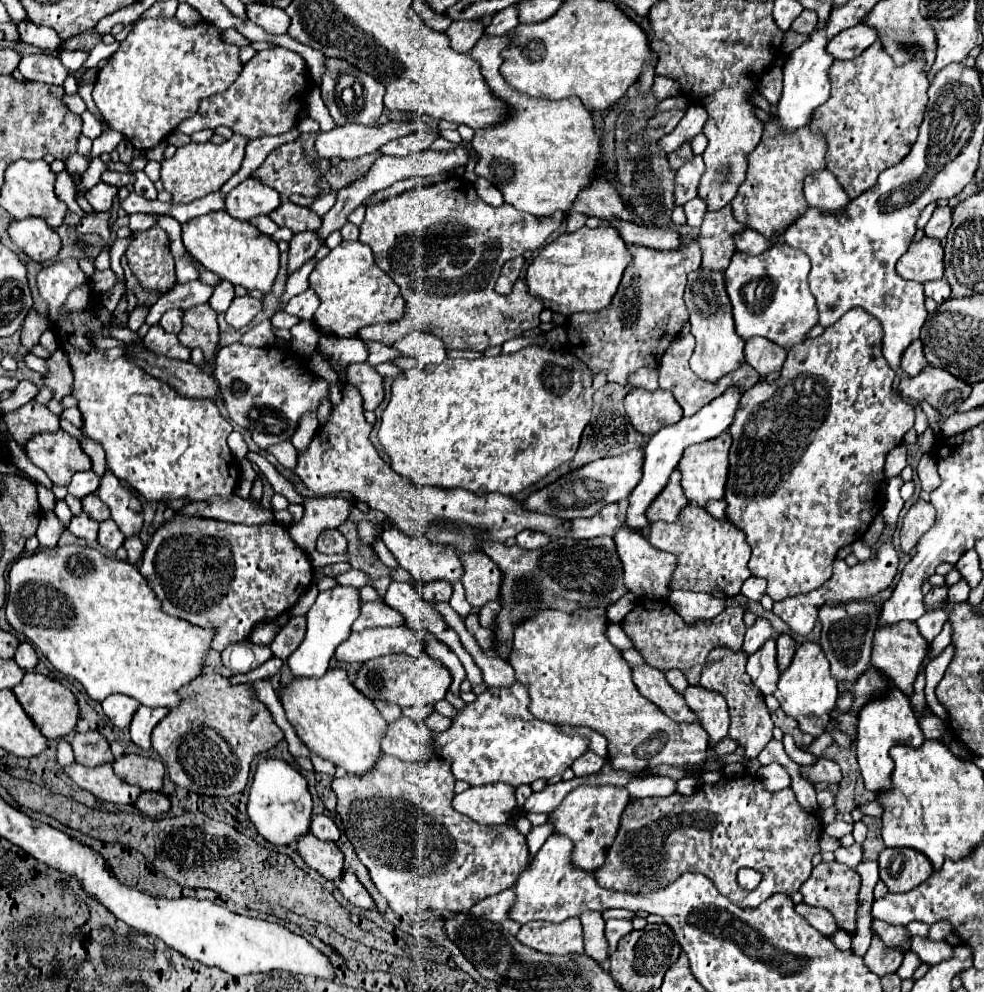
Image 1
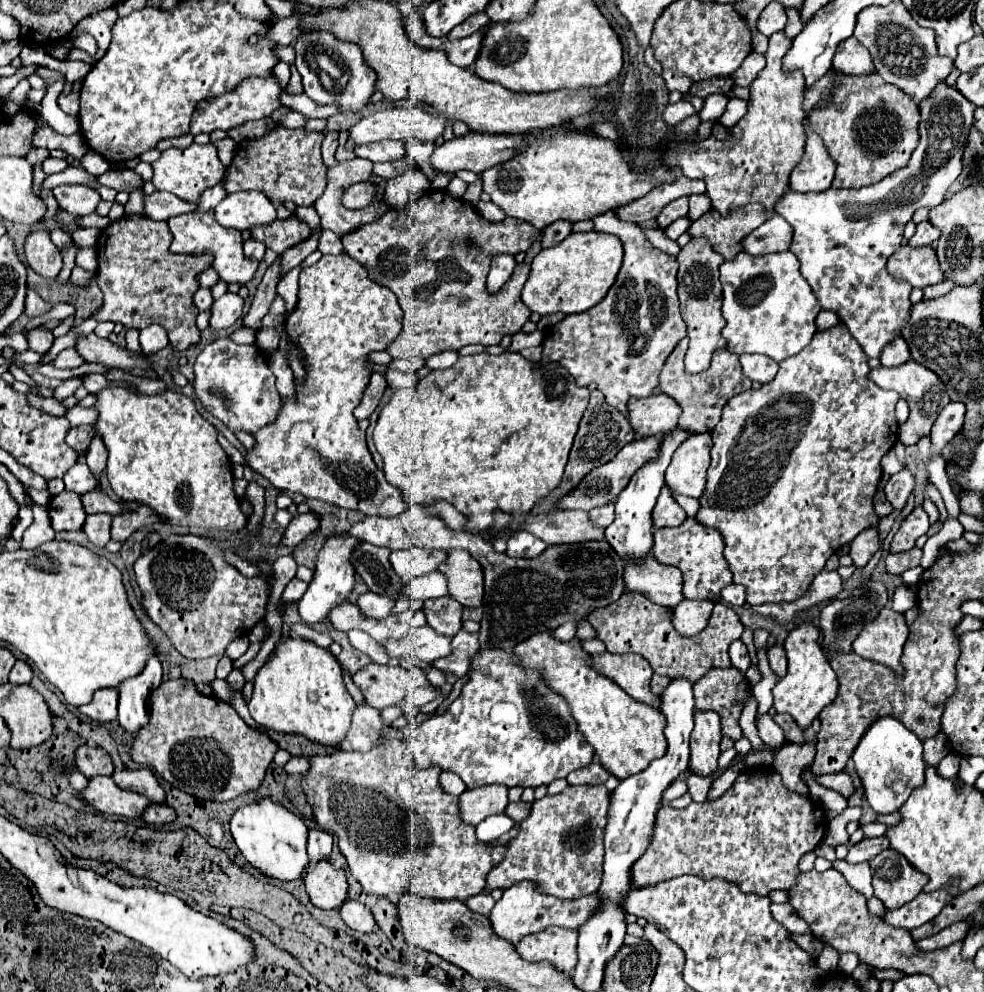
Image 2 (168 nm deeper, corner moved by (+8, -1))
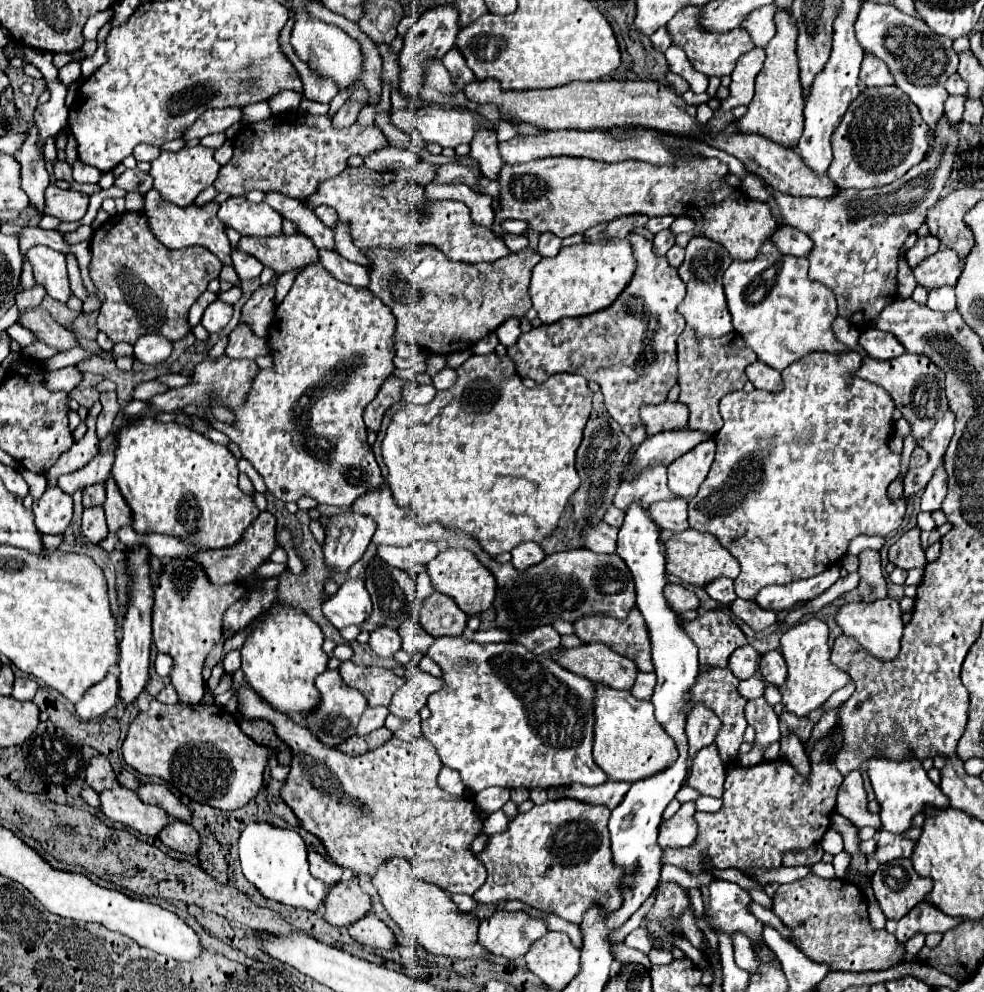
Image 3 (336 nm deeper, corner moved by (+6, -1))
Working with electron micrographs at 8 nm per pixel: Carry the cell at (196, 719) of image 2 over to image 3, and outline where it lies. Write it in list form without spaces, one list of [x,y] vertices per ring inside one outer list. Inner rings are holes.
[[[153,700],[149,710],[139,712],[131,722],[121,752],[125,764],[139,774],[165,780],[193,802],[231,812],[257,796],[263,786],[263,770],[271,748],[259,746],[243,734],[223,706],[167,706]]]

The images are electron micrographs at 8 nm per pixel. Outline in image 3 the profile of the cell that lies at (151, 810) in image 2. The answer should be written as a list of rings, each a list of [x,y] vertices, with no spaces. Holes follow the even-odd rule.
[[[175,820],[173,824],[169,824],[159,834],[159,840],[165,846],[169,846],[169,848],[181,852],[181,854],[191,854],[191,856],[195,856],[199,852],[199,846],[201,846],[201,838],[193,830],[193,826],[185,824],[185,822],[179,822],[179,820]]]

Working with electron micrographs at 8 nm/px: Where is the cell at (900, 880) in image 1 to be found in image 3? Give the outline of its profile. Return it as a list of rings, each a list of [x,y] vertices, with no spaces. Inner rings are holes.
[[[911,860],[881,864],[871,884],[875,898],[889,920],[901,920],[909,910],[921,904],[933,888],[933,880],[919,876],[913,870]]]

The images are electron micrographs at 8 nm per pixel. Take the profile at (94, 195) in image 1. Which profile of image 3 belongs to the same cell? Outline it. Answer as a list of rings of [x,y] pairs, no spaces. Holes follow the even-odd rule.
[[[49,184],[45,190],[45,214],[51,214],[63,222],[77,222],[85,216],[89,196],[75,190],[61,190]]]

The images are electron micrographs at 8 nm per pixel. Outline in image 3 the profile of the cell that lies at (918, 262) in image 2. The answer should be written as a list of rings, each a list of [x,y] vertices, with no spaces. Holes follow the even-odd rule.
[[[939,250],[935,256],[929,256],[925,264],[919,264],[919,268],[913,270],[917,284],[933,290],[941,286],[955,286],[961,276],[961,260],[951,250]]]

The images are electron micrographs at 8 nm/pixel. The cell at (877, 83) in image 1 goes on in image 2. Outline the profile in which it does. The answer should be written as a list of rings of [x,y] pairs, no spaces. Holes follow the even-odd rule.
[[[877,72],[865,76],[835,74],[835,88],[809,114],[809,126],[821,136],[829,156],[837,164],[833,188],[863,188],[903,168],[917,148],[919,106],[913,96],[895,84],[887,84]]]

